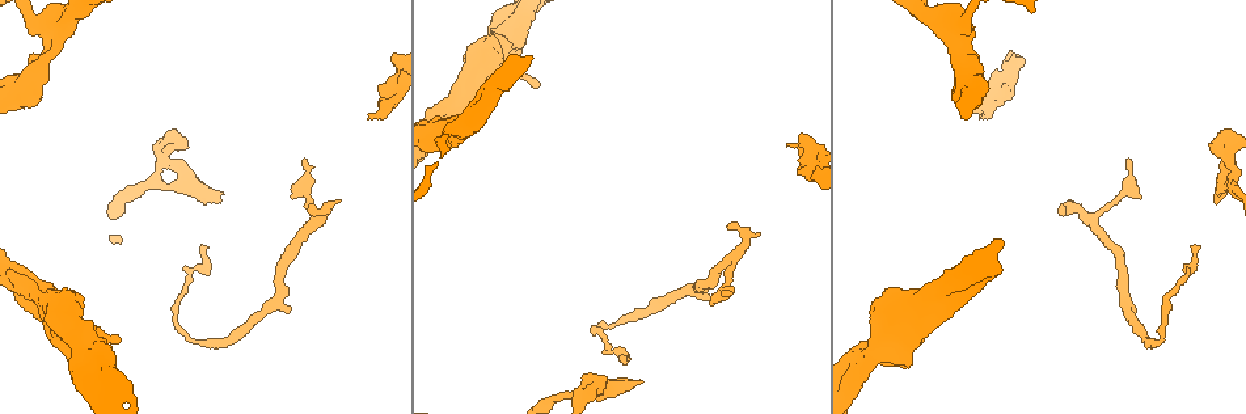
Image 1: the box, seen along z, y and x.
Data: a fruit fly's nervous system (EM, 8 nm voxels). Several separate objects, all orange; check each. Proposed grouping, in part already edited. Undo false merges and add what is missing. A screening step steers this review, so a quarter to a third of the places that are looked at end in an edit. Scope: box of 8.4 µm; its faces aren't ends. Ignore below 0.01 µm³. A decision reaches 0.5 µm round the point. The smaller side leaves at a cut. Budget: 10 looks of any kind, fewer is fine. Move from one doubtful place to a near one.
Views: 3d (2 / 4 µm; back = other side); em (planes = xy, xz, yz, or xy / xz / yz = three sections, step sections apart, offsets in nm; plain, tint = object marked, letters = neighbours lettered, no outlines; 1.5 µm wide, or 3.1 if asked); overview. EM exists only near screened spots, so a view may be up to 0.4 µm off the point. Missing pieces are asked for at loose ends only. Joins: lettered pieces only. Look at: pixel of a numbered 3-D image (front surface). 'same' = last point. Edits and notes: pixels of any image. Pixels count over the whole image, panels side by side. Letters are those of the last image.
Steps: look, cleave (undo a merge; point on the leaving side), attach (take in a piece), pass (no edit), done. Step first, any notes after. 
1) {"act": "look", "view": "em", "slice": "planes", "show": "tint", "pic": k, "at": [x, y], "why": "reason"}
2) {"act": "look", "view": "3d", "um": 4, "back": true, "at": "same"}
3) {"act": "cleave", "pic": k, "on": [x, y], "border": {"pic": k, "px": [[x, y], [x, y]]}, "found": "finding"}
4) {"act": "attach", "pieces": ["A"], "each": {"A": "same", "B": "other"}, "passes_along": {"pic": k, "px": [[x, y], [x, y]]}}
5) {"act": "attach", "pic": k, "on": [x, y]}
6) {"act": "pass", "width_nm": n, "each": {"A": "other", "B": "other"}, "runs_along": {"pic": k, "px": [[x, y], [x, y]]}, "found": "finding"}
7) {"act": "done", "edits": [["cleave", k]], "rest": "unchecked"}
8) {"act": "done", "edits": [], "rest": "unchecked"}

{"act": "look", "view": "3d", "um": 4, "pic": 1, "at": [1212, 144], "why": "an open end"}

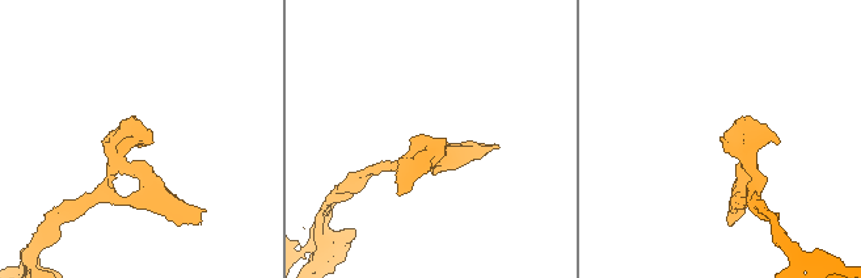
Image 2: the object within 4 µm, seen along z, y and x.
{"act": "look", "view": "em", "slice": "planes", "show": "letters", "pic": 2, "at": [150, 139]}

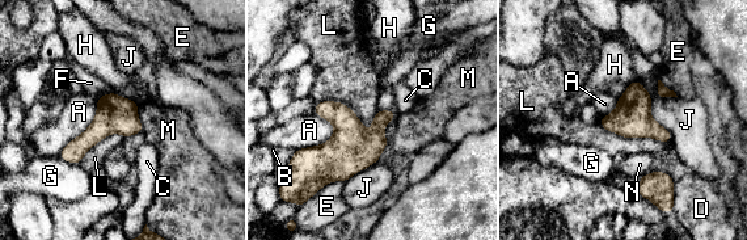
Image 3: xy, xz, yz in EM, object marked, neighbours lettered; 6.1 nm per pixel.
{"act": "pass", "each": {"A": "other", "B": "other", "C": "other", "D": "other", "E": "other", "F": "other", "G": "other", "H": "other", "J": "other", "L": "other", "M": "other", "N": "other"}, "found": "no lettered piece goes on from it"}

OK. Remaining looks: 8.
{"act": "look", "view": "3d", "um": 2, "pic": 1, "at": [726, 226], "why": "an open end"}

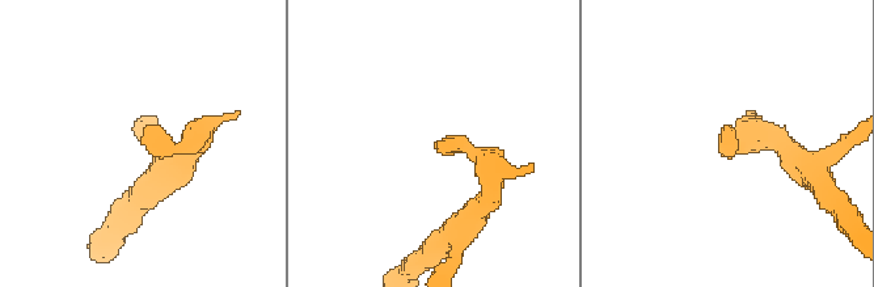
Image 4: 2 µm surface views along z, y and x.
{"act": "look", "view": "em", "slice": "xz", "step": 4, "show": "plain", "pic": 4, "at": [438, 141], "why": "need the tissue"}

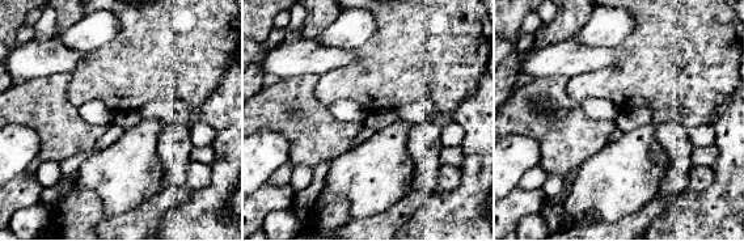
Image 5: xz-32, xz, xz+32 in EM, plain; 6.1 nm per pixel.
{"act": "look", "view": "em", "slice": "xz", "step": 4, "show": "letters", "at": "same"}

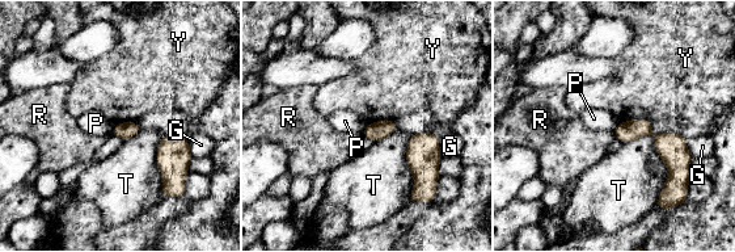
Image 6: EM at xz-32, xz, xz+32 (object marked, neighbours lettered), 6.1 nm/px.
{"act": "pass", "each": {"G": "other", "P": "other", "R": "other", "T": "other", "Y": "other"}, "border": {"pic": 6, "px": [[367, 124], [362, 134]]}, "found": "no lettered piece goes on from it"}

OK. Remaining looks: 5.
{"act": "look", "view": "em", "um": 3.1, "slice": "yz", "step": 16, "show": "tint", "pic": 1, "at": [789, 146], "why": "an open end"}

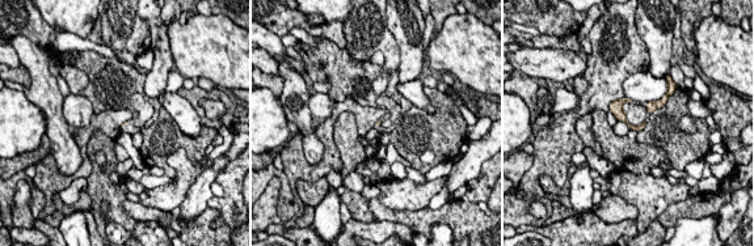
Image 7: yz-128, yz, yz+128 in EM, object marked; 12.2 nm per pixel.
{"act": "look", "view": "em", "um": 3.1, "slice": "planes", "show": "letters", "at": "same", "why": "cut it another way"}

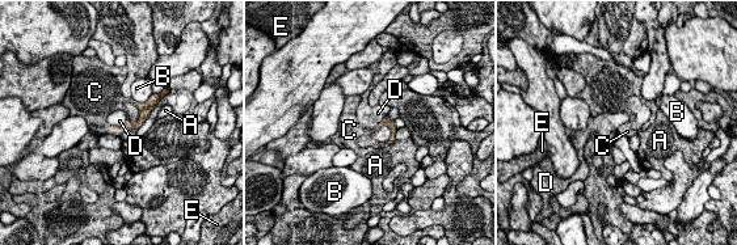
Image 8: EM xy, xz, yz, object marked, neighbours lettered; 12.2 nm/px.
{"act": "attach", "pic": 8, "on": [99, 125], "each": {"A": "other", "B": "other", "C": "same", "D": "other", "E": "other"}, "found": "the neuron continues"}

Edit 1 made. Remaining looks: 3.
{"act": "look", "view": "em", "slice": "planes", "show": "letters", "pic": 1, "at": [1197, 247], "why": "branch stops here"}

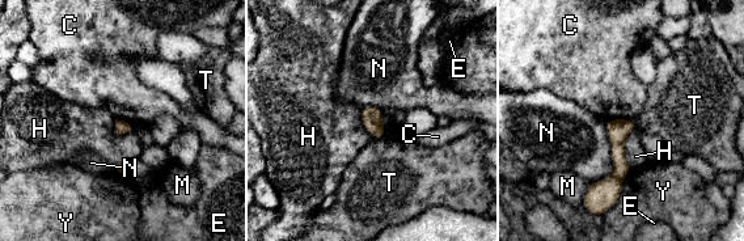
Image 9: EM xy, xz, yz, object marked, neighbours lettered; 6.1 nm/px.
{"act": "pass", "longest_contact_nm": ["N", 400], "each": {"C": "other", "E": "other", "H": "other", "M": "other", "N": "other", "T": "other", "Y": "other"}, "found": "no lettered piece goes on from it"}

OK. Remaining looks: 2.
{"act": "done", "edits": [["attach", 8]], "rest": "unchecked"}

